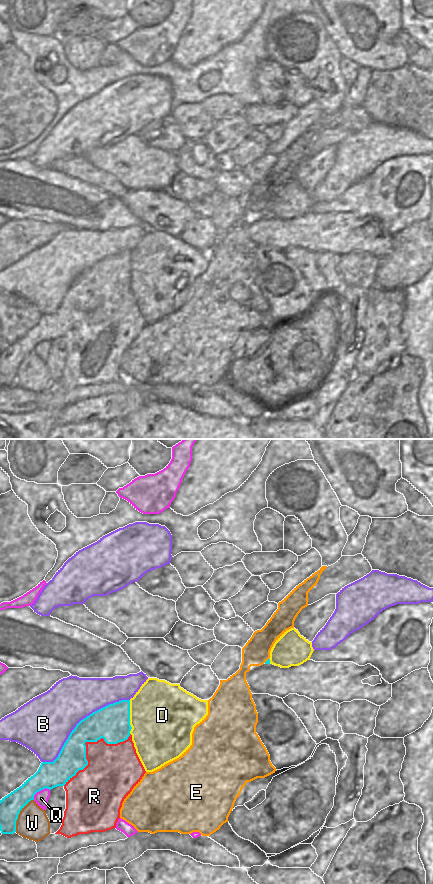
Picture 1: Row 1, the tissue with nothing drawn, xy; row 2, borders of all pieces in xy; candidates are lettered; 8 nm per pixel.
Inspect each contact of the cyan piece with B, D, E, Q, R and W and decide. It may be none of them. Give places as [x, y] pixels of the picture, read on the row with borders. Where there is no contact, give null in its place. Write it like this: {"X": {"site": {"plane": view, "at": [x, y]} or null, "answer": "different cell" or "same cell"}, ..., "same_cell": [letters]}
{"B": {"site": {"plane": "xy", "at": [79, 722]}, "answer": "different cell"}, "D": {"site": {"plane": "xy", "at": [129, 717]}, "answer": "different cell"}, "E": {"site": {"plane": "xy", "at": [267, 660]}, "answer": "different cell"}, "Q": {"site": {"plane": "xy", "at": [39, 790]}, "answer": "different cell"}, "R": {"site": {"plane": "xy", "at": [85, 742]}, "answer": "different cell"}, "W": {"site": {"plane": "xy", "at": [18, 814]}, "answer": "different cell"}, "same_cell": []}

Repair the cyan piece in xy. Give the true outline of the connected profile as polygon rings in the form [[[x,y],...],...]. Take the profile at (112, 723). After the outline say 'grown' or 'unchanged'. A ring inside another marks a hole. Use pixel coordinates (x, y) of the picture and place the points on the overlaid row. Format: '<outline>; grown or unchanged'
[[[130,700],[109,704],[81,720],[53,762],[42,762],[33,776],[0,800],[1,833],[16,832],[20,811],[34,800],[37,792],[64,786],[88,765],[86,742],[97,742],[103,738],[107,744],[117,744],[128,739],[131,729]]]; unchanged

